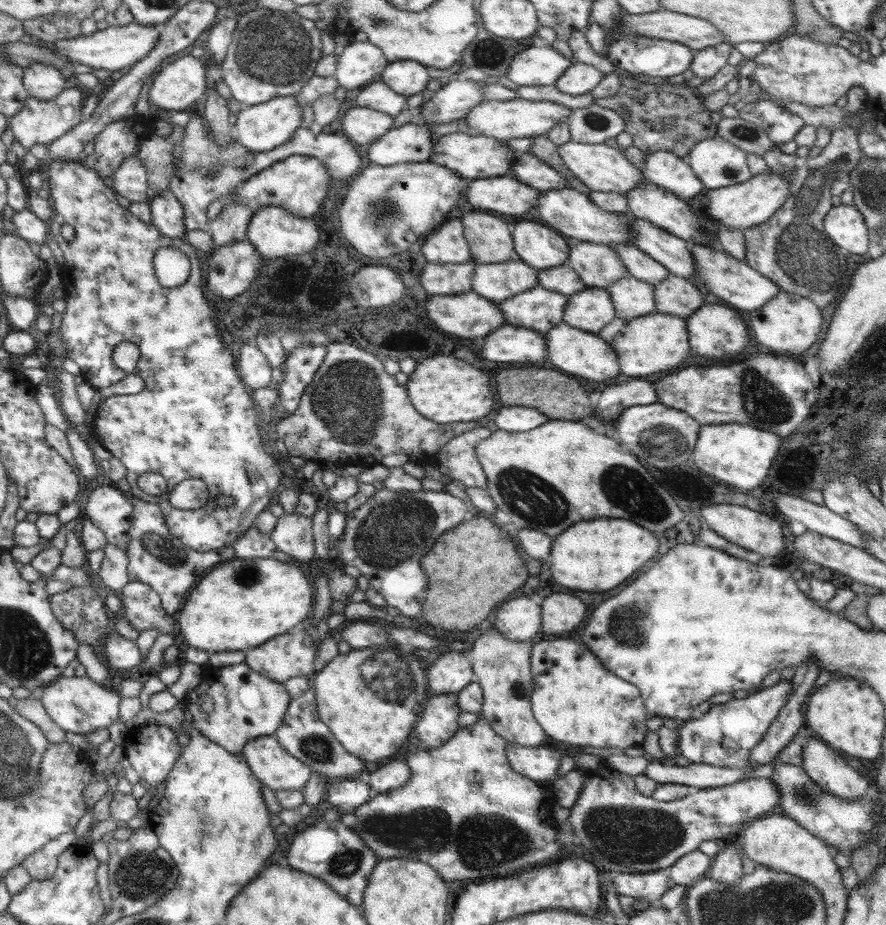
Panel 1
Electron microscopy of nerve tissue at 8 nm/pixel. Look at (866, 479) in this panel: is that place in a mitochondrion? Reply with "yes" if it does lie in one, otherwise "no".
no

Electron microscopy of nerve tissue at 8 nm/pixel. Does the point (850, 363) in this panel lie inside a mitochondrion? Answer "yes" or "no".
no

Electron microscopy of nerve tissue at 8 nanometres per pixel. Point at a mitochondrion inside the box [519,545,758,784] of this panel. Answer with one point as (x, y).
(640, 632)

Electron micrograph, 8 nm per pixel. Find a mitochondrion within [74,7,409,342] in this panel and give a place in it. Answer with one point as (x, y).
(272, 50)

